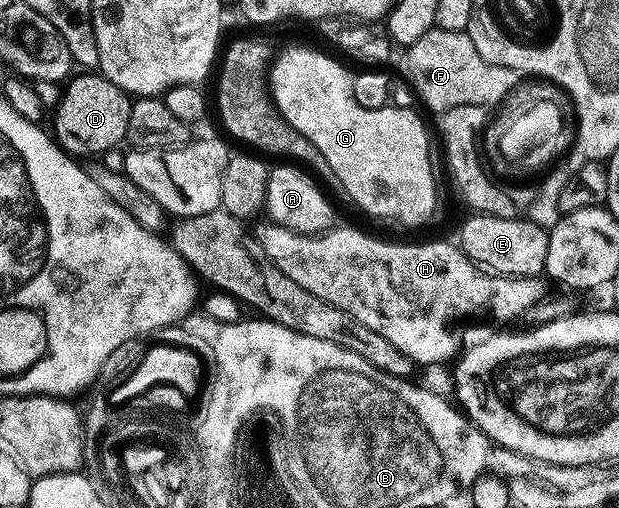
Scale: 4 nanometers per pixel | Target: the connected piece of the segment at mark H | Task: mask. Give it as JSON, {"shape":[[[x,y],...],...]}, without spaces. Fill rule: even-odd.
{"shape":[[[263,223],[256,231],[259,248],[265,258],[290,275],[298,287],[306,287],[310,295],[342,307],[358,323],[366,323],[370,331],[378,331],[382,339],[390,339],[398,351],[402,351],[417,366],[436,365],[448,361],[460,349],[460,341],[452,334],[452,324],[467,317],[480,317],[492,313],[496,321],[512,321],[521,316],[520,285],[516,279],[509,279],[491,271],[485,271],[465,255],[463,249],[448,241],[424,241],[421,245],[395,245],[392,241],[379,241],[360,229],[339,229],[333,227],[327,233],[309,235],[295,233],[281,225]]]}

